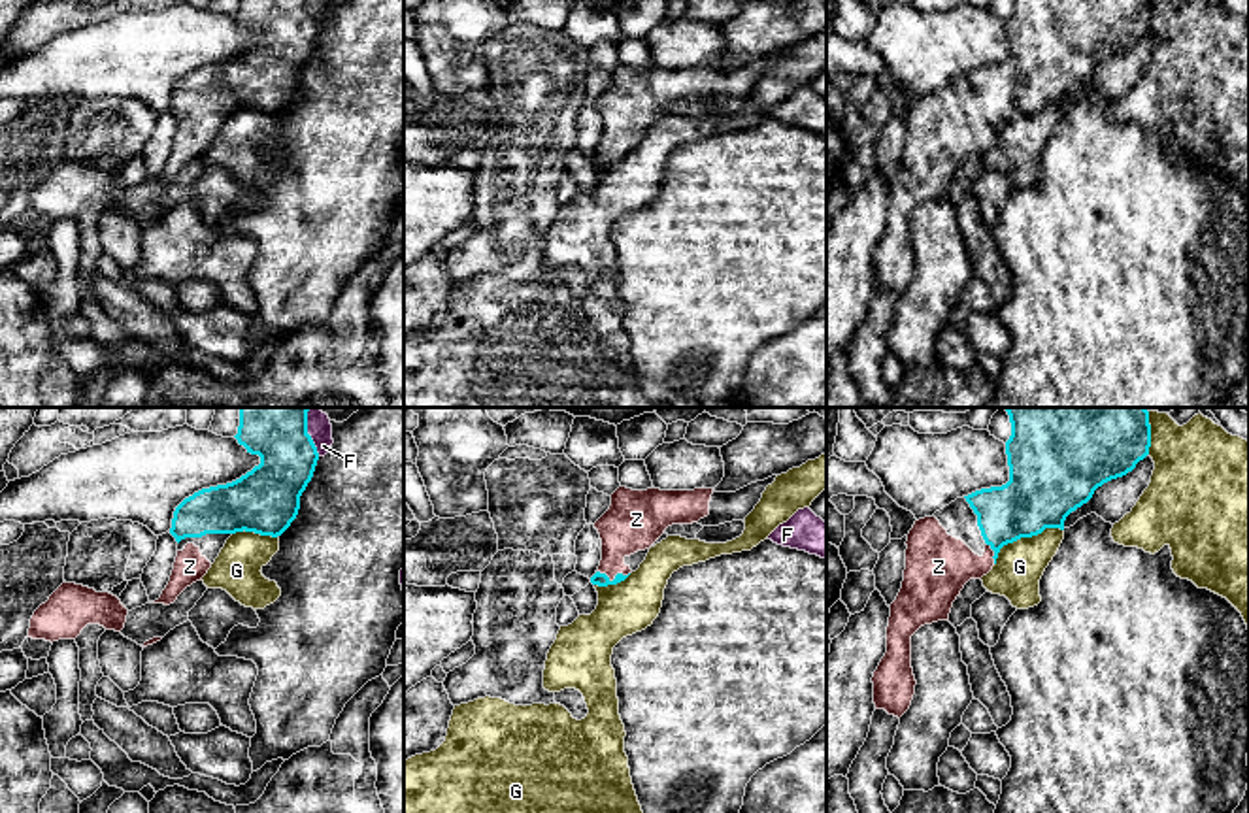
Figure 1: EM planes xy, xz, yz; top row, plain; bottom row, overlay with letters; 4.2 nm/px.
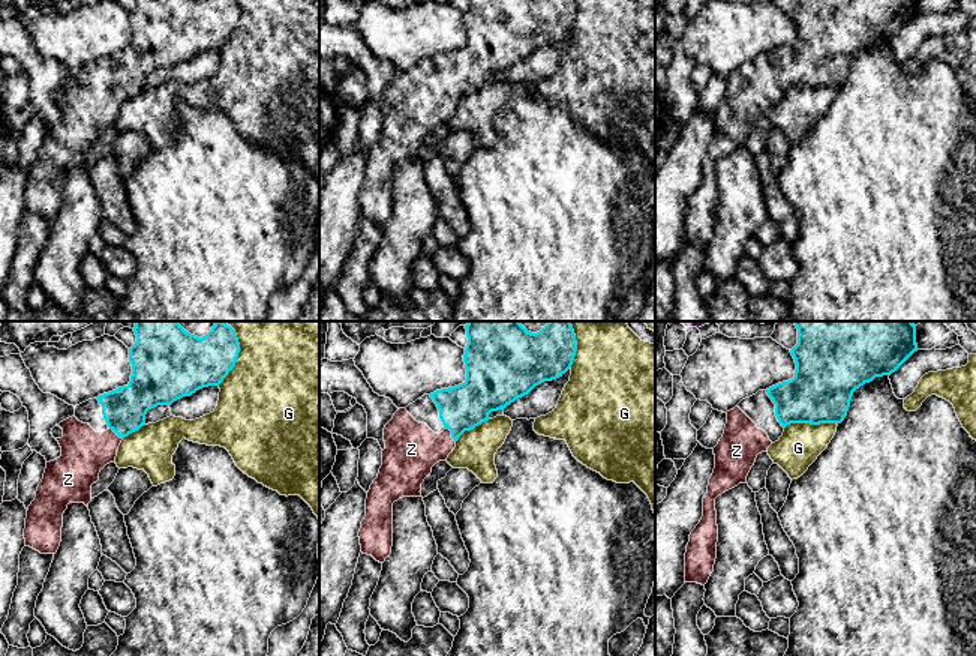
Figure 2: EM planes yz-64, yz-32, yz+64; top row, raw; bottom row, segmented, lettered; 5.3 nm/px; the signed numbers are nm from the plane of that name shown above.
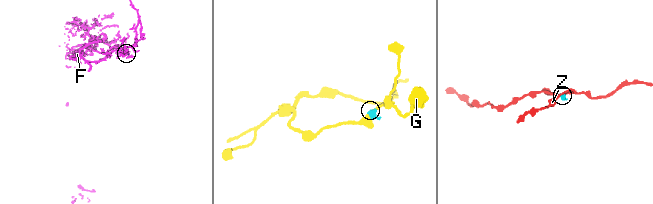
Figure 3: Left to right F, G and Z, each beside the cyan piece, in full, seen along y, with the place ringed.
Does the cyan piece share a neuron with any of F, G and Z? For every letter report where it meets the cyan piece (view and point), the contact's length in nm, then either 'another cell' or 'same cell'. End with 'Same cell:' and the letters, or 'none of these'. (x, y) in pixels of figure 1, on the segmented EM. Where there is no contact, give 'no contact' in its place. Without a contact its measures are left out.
F: xy (306, 432) | 220 nm | another cell
G: yz (1023, 536) | 340 nm | another cell
Z: xz (616, 578) | 140 nm | same cell
Same cell: Z

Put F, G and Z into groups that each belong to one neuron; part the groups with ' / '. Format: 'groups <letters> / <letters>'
groups F / G / Z

